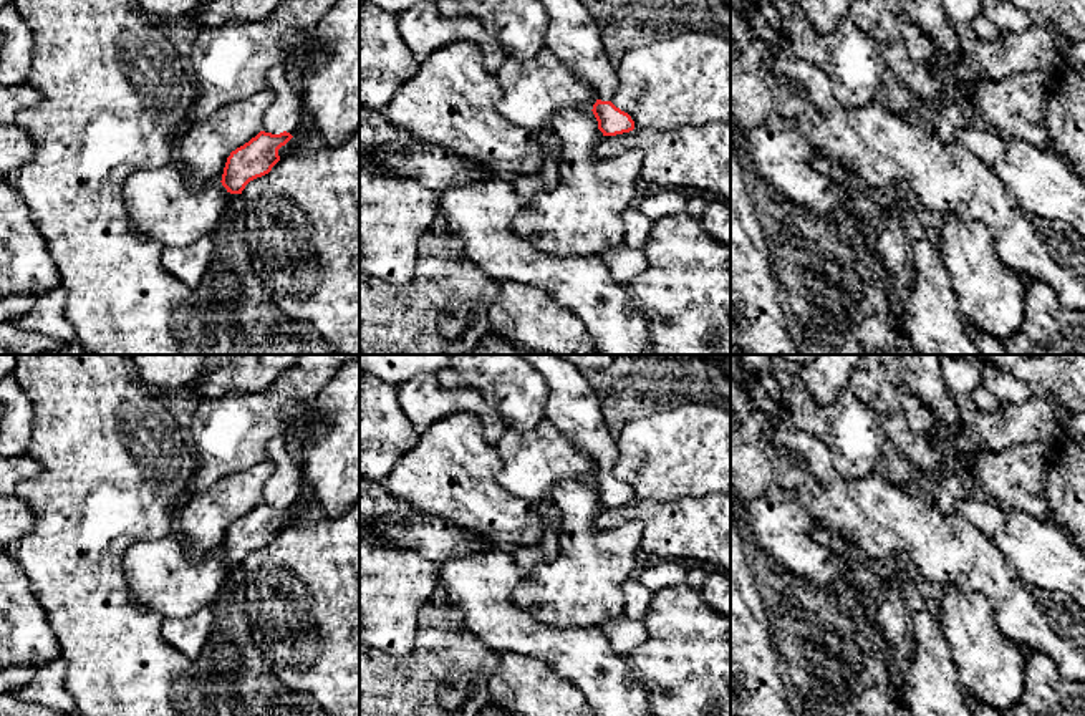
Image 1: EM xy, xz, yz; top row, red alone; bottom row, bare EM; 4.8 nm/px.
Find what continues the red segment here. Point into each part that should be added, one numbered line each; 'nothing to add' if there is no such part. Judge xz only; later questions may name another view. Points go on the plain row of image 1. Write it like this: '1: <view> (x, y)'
1: xz (573, 406)

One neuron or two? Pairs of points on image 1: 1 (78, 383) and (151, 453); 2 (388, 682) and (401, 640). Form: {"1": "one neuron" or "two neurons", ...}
{"1": "one neuron", "2": "two neurons"}

